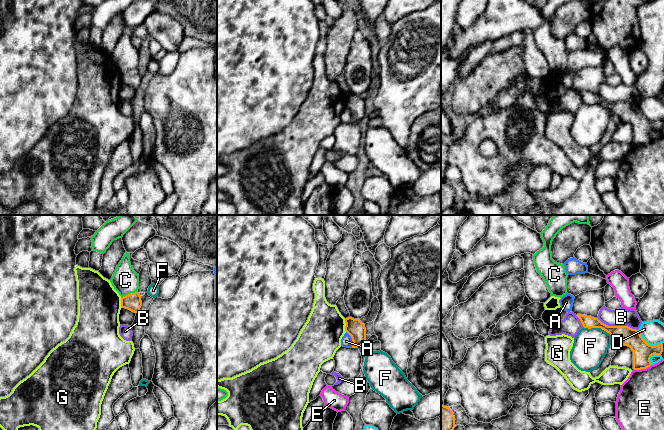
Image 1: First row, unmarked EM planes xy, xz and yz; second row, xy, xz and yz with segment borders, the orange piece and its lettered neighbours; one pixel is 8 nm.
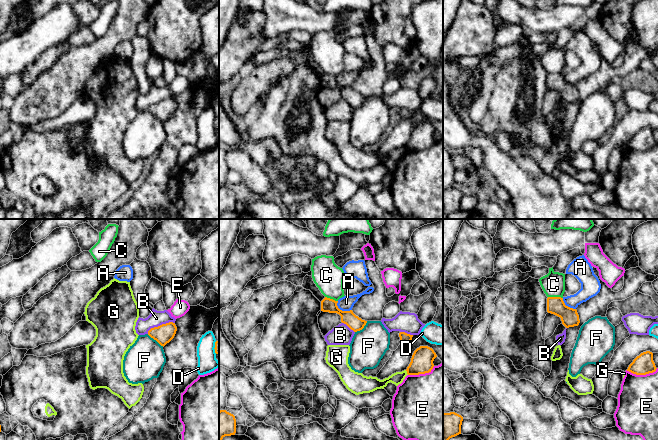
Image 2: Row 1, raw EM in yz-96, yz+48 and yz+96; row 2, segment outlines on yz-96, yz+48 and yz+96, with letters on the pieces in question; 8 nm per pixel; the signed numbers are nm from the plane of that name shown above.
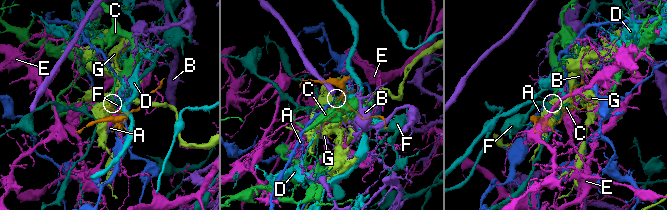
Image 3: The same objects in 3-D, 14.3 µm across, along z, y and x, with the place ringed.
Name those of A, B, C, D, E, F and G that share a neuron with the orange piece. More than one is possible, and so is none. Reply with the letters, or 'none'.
none

